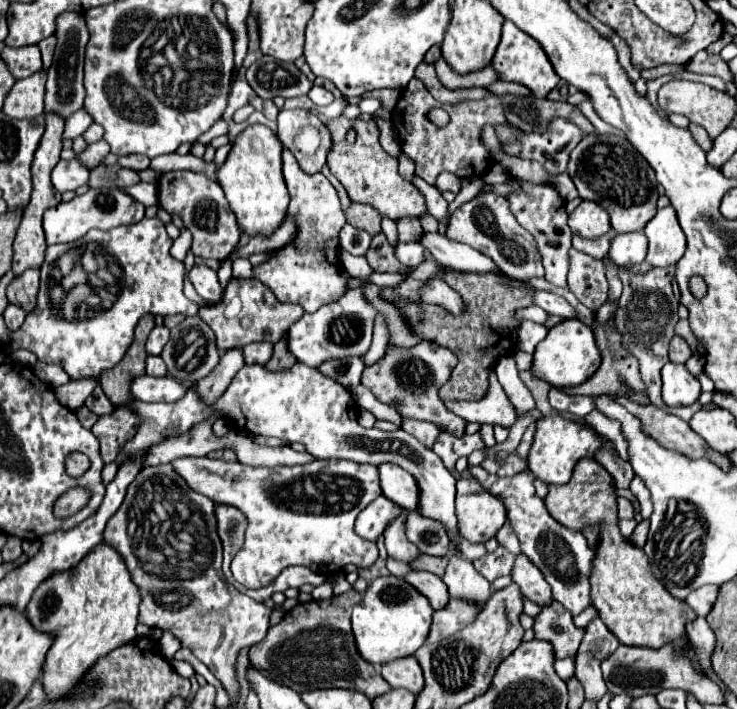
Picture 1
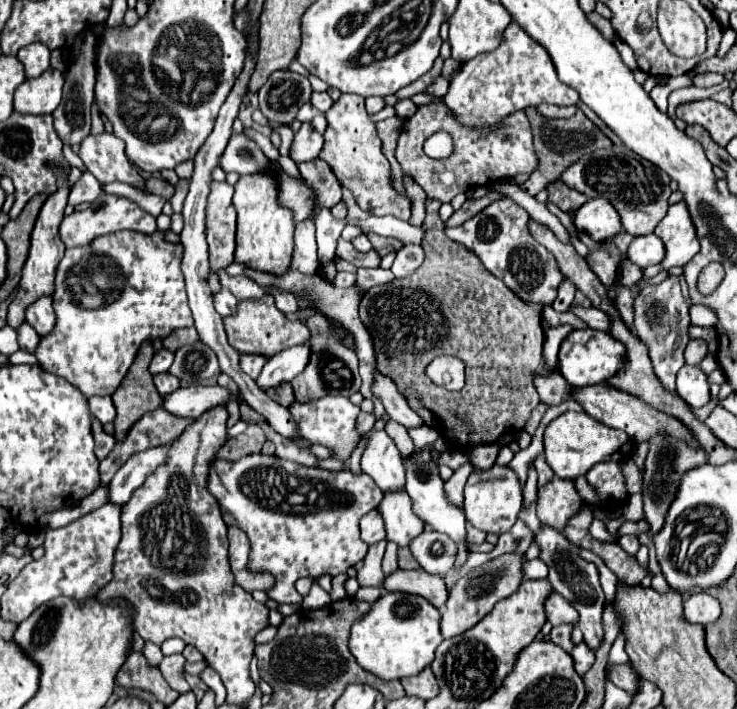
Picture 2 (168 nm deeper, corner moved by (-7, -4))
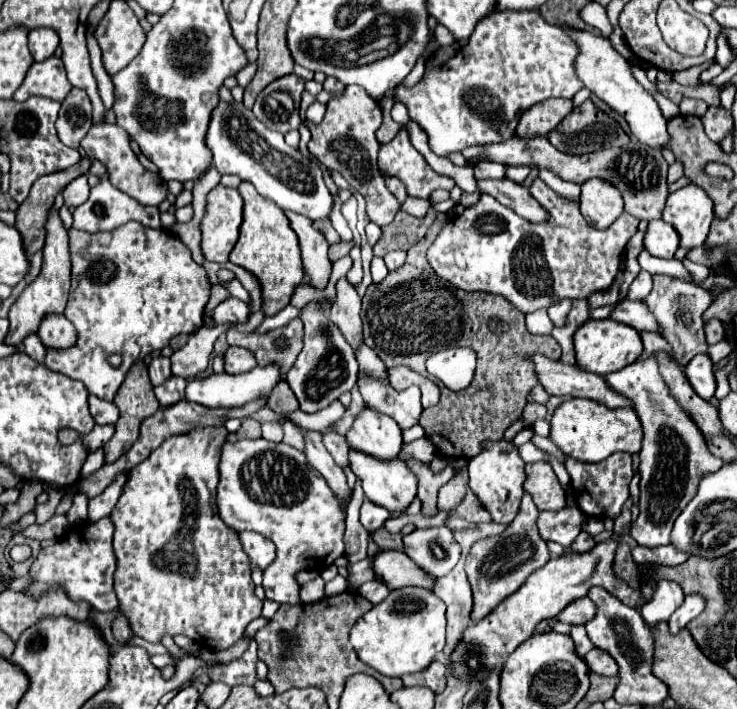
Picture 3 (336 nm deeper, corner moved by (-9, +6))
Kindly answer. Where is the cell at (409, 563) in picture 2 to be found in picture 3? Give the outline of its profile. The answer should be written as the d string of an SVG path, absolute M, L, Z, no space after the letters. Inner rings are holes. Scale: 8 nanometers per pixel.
M378 529L374 535L374 541L378 543L380 549L396 549L396 551L404 551L404 543L402 543L402 533L392 535L386 529Z

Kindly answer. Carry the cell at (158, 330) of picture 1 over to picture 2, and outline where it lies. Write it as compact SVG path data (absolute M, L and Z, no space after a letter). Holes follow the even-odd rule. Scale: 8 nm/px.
M164 347L154 355L154 359L152 359L152 363L150 363L150 373L152 375L158 375L158 373L166 373L168 369L170 369L170 365L172 365L172 361L174 361L174 353L170 353L170 351L166 351Z

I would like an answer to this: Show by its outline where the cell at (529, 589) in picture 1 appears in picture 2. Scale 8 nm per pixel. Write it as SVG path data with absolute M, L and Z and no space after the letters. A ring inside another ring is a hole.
M552 593L550 599L546 599L546 615L548 621L558 627L558 625L576 625L578 623L578 611L558 593Z

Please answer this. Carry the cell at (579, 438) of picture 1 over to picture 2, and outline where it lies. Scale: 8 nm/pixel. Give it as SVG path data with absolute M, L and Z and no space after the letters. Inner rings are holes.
M566 411L558 419L554 419L544 431L546 461L552 467L554 475L562 479L576 479L580 475L586 475L590 467L600 461L624 461L630 457L632 451L634 441L624 431L610 429L584 411Z

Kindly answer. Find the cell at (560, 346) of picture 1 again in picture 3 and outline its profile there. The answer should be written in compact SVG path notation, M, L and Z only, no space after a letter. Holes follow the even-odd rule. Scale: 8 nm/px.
M602 319L602 321L586 321L584 325L580 325L574 333L574 351L576 351L576 363L590 373L600 373L600 375L610 375L614 371L624 369L626 365L634 363L644 347L640 341L640 335L636 329L632 329L630 325L624 323L612 323L610 319Z

